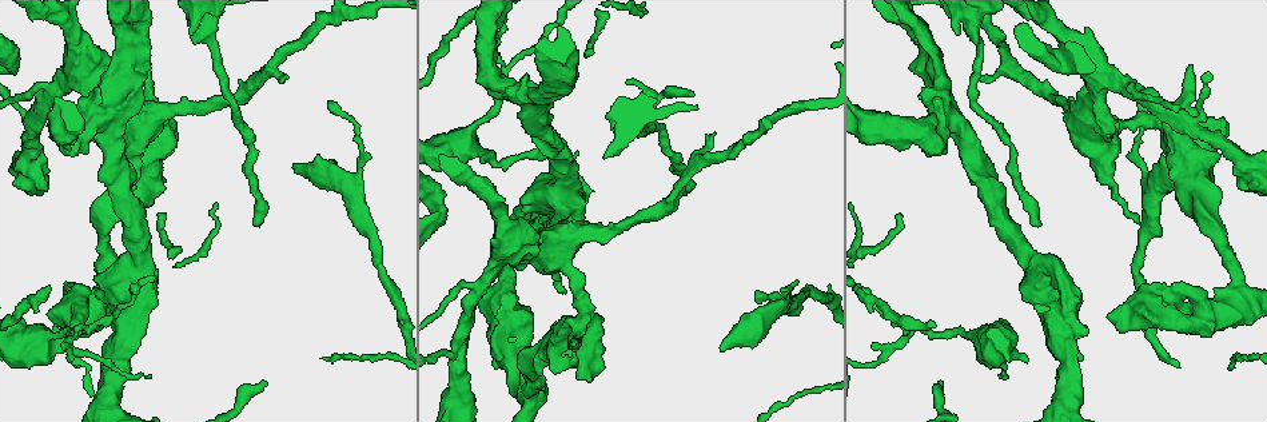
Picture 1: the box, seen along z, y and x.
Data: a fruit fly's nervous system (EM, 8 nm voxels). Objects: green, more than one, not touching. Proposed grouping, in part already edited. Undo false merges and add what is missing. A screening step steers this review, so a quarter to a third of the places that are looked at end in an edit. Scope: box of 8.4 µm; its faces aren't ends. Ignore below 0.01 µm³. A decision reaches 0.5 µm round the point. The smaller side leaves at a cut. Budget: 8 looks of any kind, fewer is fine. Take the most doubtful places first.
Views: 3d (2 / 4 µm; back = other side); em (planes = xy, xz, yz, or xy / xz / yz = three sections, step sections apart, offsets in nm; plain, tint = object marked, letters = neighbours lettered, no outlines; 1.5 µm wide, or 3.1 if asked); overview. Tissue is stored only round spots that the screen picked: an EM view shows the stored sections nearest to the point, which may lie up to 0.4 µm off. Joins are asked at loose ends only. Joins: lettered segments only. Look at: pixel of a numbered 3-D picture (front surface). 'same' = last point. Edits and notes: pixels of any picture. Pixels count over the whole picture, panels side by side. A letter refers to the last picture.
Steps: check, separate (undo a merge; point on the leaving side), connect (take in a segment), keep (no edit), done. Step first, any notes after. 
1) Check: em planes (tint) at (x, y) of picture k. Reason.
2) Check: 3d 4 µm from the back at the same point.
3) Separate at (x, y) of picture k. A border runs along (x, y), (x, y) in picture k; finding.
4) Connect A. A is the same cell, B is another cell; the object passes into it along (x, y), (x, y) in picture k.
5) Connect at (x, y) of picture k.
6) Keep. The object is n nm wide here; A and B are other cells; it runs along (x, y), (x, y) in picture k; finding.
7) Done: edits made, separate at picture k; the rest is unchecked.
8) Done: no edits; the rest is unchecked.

Check: em xz step 4 (tint) at (265, 385) of picture 1. Branch stops here.

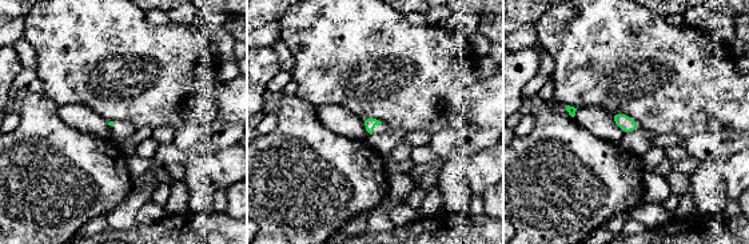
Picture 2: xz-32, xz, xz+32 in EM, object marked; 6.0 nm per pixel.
Check: em planes (letters) at the same point.

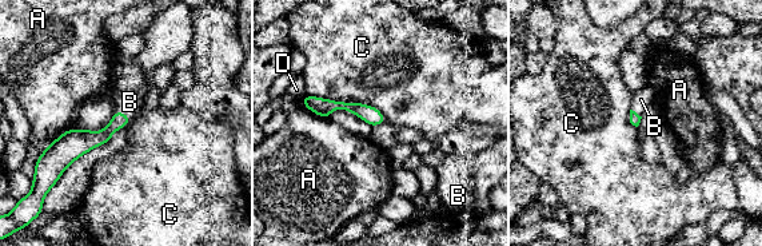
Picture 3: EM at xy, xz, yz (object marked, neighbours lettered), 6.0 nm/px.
Connect B. The longest contact is with C, 500 nm; B is the same cell, A, C and D are other cells; the object passes into it along (91, 139), (122, 111), (130, 102) in picture 3; it goes on there.

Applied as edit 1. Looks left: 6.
Check: em planes (letters) at (295, 168) of picture 1. Free end.

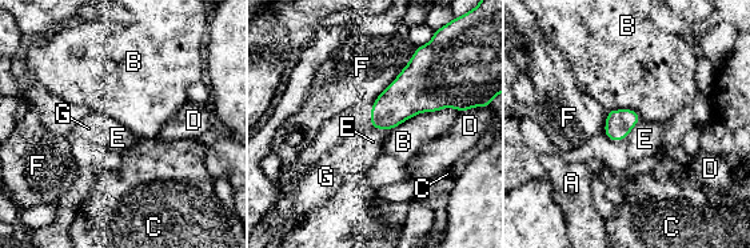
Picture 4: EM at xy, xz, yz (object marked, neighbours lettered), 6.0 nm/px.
Keep. A, B, C, D, E, F and G are other cells; a border runs along (418, 47), (399, 75), (371, 104) in picture 4; none of them fits.

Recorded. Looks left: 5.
Check: 3d 2 µm at (999, 376) of picture 1.

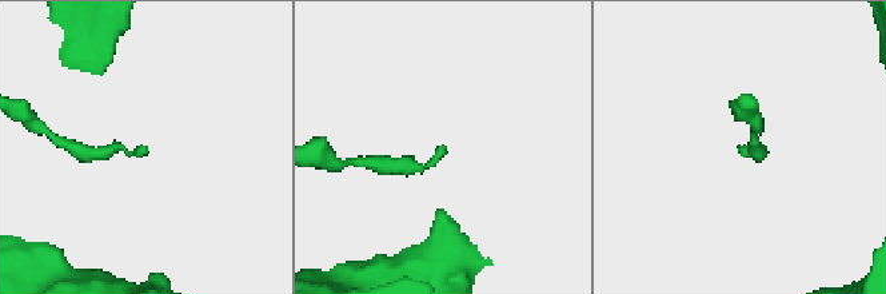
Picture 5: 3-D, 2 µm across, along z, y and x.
Check: em planes (plain) at (140, 149) of picture 5. Now the EM.

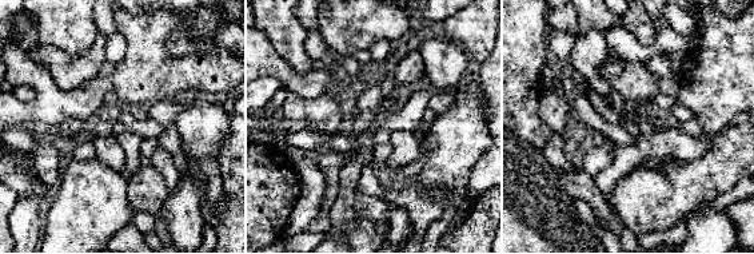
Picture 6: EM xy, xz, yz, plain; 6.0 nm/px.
Check: em planes (letters) at the same point. See the neighbours.

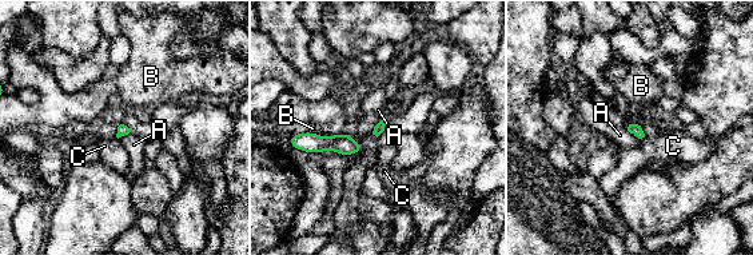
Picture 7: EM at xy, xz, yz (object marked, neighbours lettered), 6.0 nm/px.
Keep. A, B and C are other cells; a border runs along (626, 128), (640, 139) in picture 7; no lettered segment goes on from it.

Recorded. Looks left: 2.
Done: edits made, connect at picture 3; the rest is unchecked.

